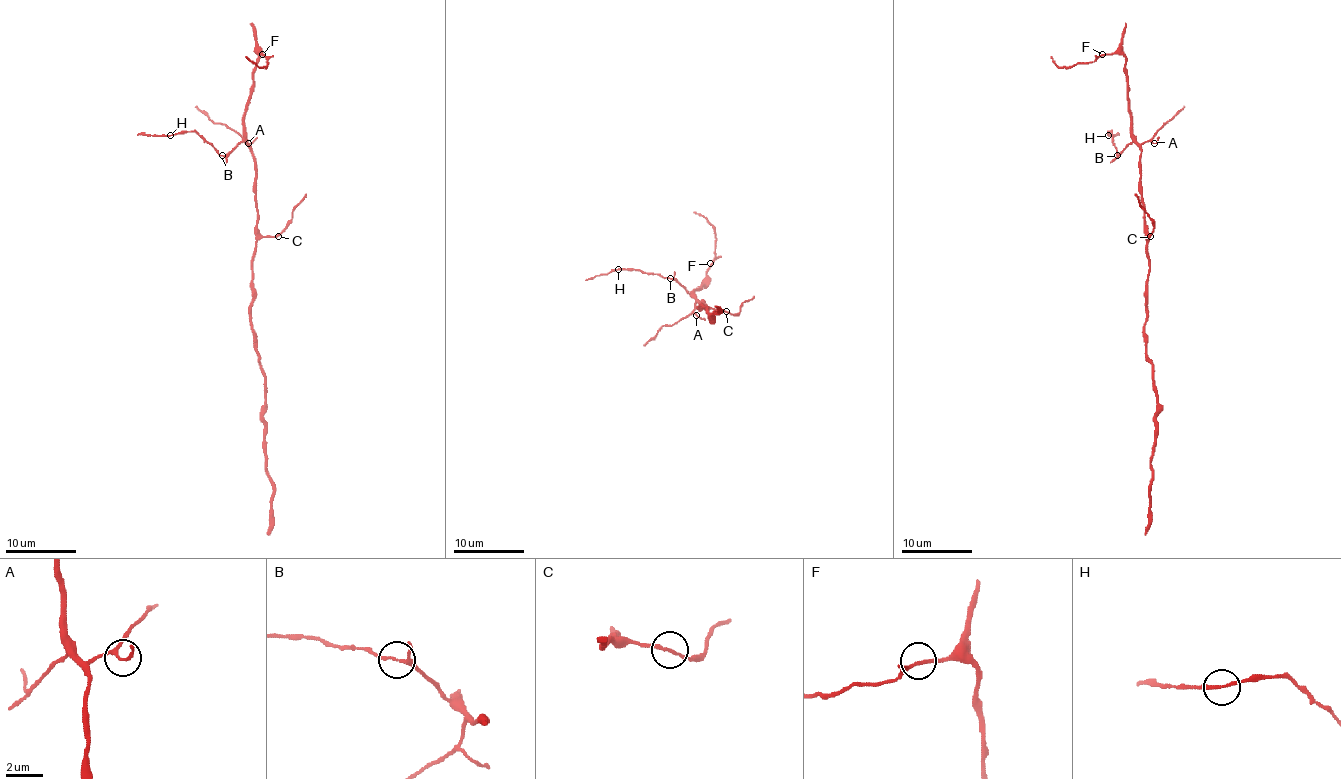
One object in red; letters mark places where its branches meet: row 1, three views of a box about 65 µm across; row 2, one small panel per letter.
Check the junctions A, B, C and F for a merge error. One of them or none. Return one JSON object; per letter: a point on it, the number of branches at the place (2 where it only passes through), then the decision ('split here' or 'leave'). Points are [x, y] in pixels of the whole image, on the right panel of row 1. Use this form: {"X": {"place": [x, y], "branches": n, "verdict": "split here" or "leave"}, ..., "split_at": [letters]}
{"A": {"place": [1154, 143], "branches": 3, "verdict": "leave"}, "B": {"place": [1117, 155], "branches": 3, "verdict": "leave"}, "C": {"place": [1150, 236], "branches": 2, "verdict": "leave"}, "F": {"place": [1102, 54], "branches": 2, "verdict": "leave"}, "split_at": []}

